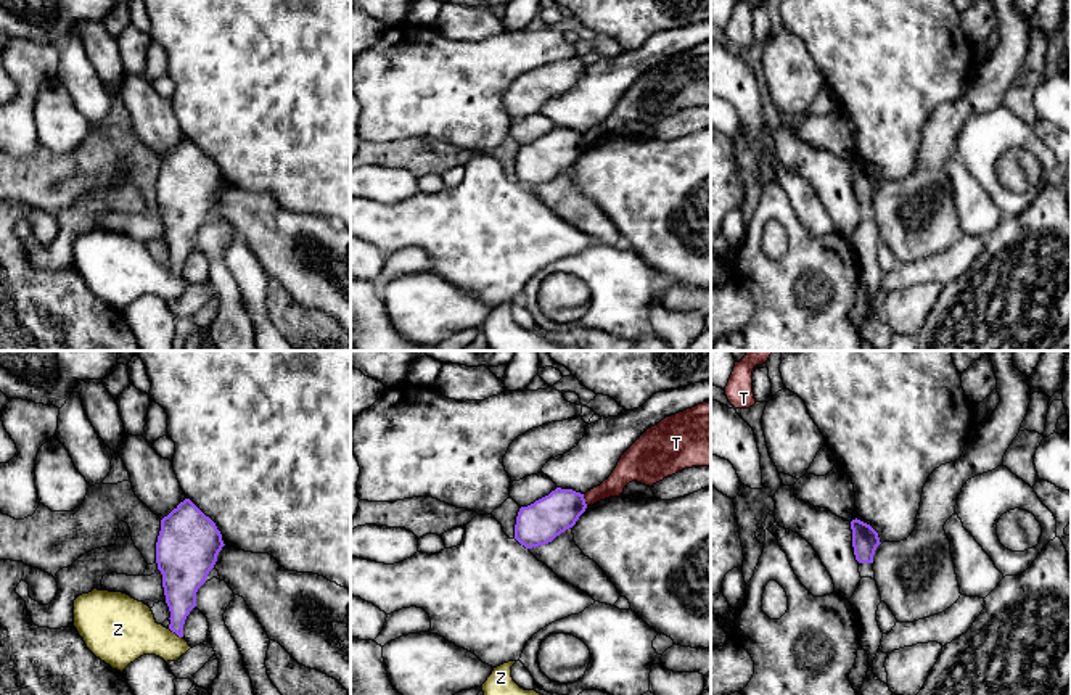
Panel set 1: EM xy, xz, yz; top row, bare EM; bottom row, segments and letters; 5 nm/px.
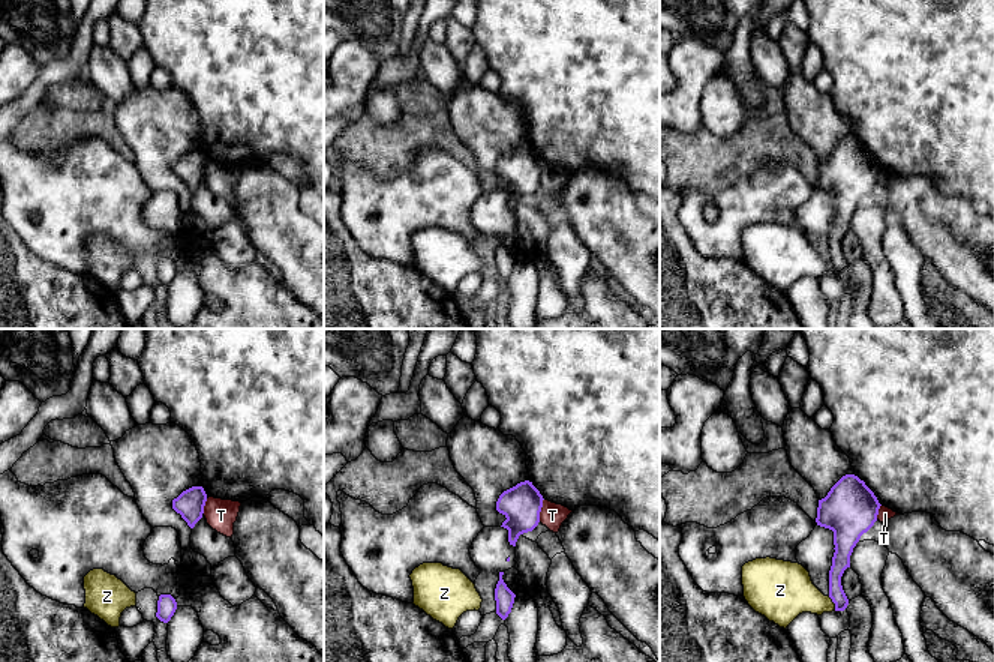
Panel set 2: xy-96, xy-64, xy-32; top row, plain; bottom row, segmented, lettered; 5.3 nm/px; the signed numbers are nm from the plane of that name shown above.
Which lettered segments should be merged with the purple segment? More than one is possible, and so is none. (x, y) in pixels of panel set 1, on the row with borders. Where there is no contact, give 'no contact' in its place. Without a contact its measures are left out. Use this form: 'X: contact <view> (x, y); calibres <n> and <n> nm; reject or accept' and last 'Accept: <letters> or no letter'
T: contact xz (584, 501); calibres 200 and 110 nm; reject
Z: contact xy (176, 633); calibres 180 and 300 nm; reject
Accept: no letter

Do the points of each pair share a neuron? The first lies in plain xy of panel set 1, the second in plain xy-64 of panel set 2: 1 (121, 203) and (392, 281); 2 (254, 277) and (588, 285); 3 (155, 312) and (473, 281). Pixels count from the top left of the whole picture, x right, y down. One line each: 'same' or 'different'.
1: different
2: different
3: same

